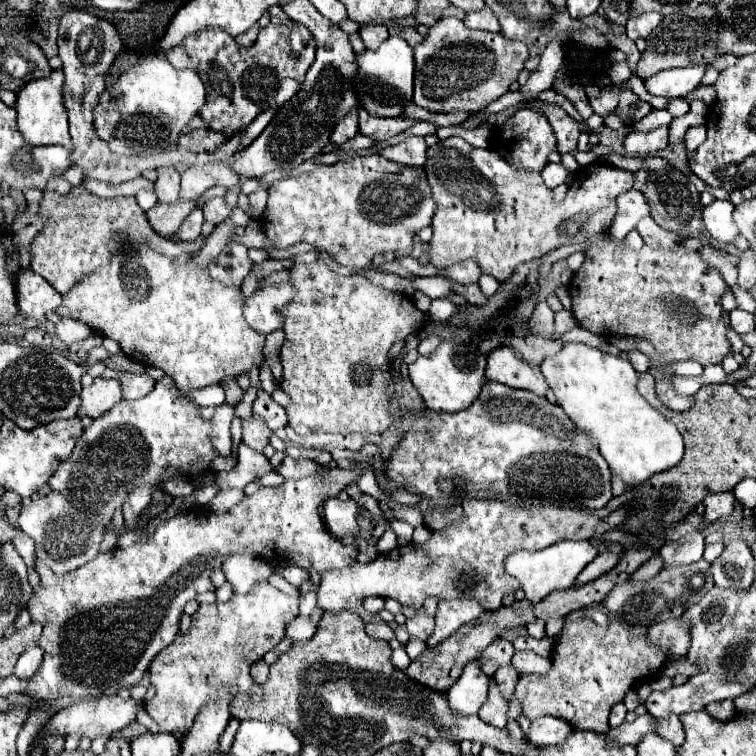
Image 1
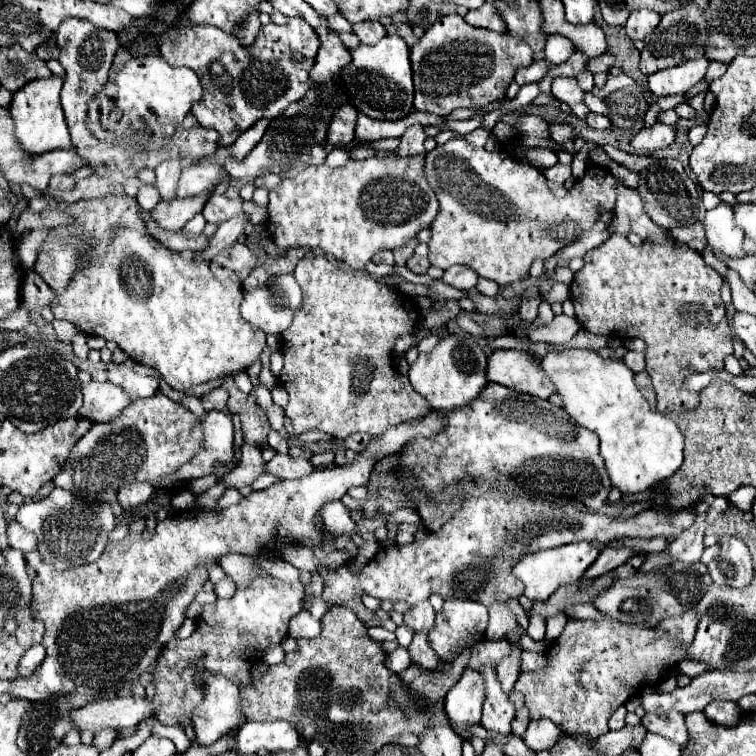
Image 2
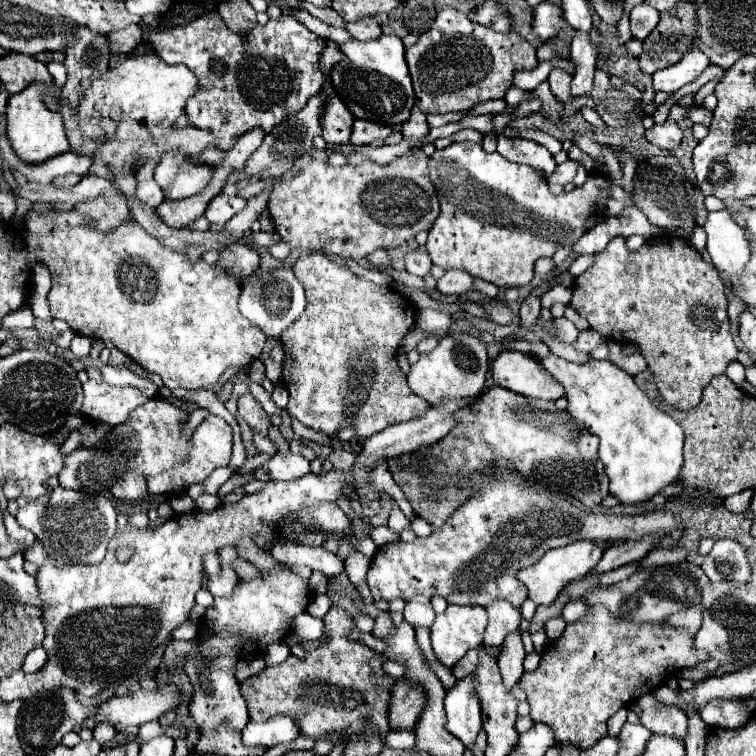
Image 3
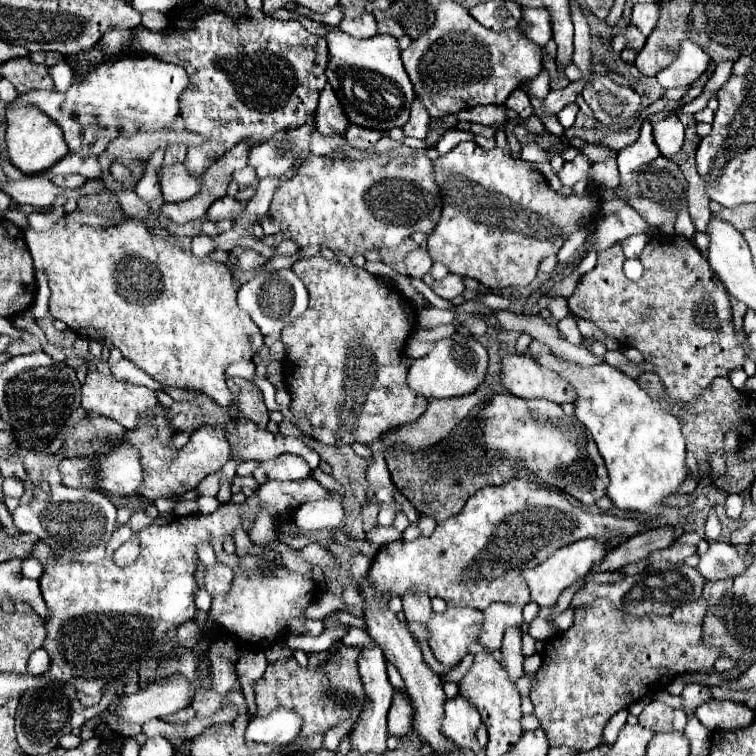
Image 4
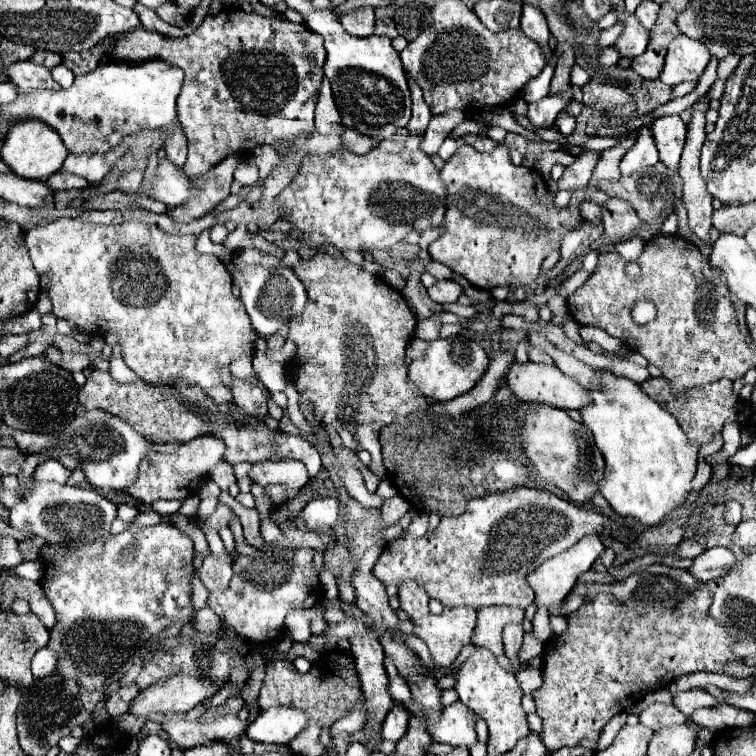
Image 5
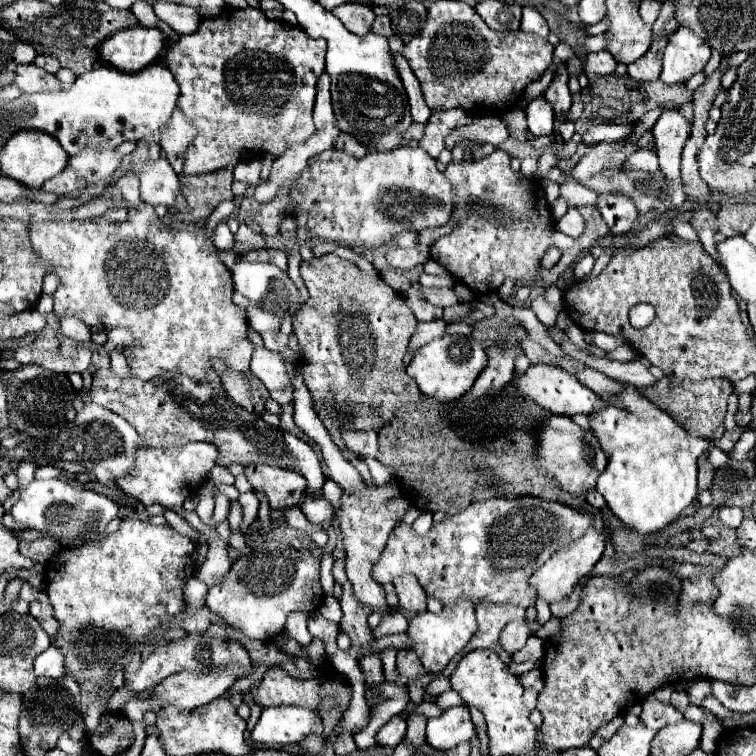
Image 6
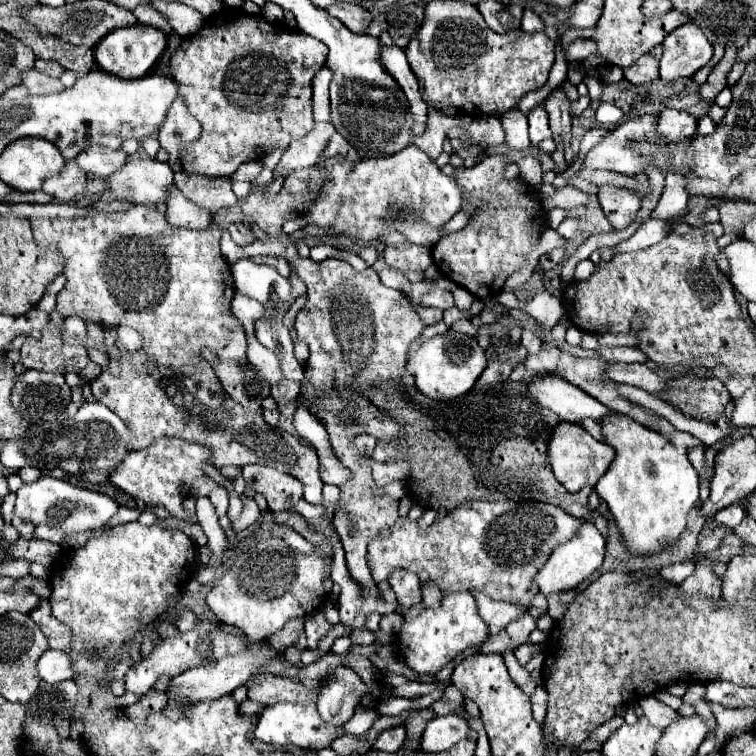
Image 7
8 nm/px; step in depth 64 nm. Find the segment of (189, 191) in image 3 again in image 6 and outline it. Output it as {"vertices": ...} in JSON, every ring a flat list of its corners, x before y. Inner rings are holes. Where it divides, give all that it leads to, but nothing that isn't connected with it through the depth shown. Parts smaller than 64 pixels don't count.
{"vertices":[[160,158,158,162,140,162,132,172,140,178,140,198,146,204,172,206,180,196,180,176,166,158]]}

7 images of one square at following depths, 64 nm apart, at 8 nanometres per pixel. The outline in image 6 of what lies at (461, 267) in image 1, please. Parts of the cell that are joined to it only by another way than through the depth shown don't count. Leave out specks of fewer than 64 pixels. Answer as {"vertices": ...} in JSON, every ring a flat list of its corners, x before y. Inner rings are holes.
{"vertices":[[422,288,422,294,430,304,436,304,442,308,458,304,458,294,454,292,454,288]]}

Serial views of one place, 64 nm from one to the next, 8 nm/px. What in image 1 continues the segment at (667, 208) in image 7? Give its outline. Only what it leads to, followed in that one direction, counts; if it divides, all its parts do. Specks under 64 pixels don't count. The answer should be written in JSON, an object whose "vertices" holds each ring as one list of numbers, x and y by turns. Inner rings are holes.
{"vertices":[[662,126,662,128,656,128,656,130,650,130,646,134,642,132,630,132,624,140,624,148,630,156,648,156,648,154,654,154,658,150,664,150,668,146,668,128]]}

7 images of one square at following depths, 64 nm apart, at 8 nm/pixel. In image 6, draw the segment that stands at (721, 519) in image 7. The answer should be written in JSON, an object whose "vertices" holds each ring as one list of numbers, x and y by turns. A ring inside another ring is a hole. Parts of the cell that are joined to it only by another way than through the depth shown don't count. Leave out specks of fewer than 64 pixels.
{"vertices":[[724,506,724,508,720,510,718,518,720,518,720,522,722,522,724,526,728,526,728,528,738,528,740,522,742,522,742,508,738,508,738,506]]}

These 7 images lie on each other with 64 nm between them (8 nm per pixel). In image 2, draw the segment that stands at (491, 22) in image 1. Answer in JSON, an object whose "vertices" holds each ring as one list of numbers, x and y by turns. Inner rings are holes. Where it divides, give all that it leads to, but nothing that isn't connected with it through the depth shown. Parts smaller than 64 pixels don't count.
{"vertices":[[484,4,478,10,470,10,464,20,476,28,488,28,494,32,506,32,506,26,502,24,502,18,498,16,496,8,492,4]]}

